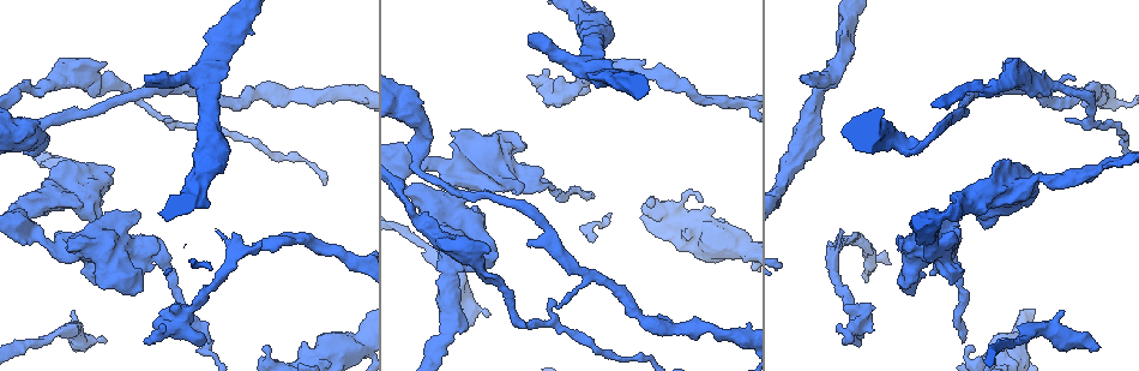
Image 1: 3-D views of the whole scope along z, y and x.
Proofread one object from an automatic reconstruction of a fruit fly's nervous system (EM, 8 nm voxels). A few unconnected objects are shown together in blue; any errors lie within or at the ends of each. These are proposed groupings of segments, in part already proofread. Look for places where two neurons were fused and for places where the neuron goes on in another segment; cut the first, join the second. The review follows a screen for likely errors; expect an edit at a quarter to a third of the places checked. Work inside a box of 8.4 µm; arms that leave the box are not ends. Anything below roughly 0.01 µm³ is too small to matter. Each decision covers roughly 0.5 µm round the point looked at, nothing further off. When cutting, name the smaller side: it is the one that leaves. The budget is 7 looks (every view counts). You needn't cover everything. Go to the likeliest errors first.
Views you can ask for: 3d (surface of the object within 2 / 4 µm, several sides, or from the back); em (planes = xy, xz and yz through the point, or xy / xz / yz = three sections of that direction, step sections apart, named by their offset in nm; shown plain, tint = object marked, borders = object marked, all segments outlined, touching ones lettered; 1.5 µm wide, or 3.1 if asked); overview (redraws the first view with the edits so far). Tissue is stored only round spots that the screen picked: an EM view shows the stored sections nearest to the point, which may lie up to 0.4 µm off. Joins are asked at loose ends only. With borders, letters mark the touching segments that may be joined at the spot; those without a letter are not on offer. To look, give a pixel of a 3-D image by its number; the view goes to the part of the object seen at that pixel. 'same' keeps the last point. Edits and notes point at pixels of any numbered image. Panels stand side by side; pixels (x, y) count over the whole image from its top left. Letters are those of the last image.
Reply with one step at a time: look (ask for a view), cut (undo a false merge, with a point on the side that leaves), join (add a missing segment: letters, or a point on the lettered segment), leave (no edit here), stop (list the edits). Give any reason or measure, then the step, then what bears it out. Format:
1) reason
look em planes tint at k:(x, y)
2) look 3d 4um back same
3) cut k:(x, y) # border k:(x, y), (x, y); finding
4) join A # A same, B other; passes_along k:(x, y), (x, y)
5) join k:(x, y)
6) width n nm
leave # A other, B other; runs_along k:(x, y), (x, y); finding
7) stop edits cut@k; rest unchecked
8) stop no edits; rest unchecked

look em planes borders at 1:(143, 341)

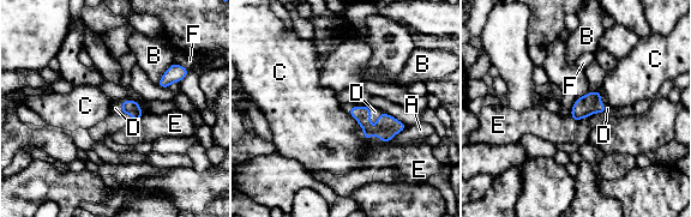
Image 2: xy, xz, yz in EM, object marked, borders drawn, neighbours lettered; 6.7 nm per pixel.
longest_contact D 260 nm
join 2:(374, 112) # A other, B other, C other, D same, E other, F other; the neuron continues

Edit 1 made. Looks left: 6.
stops while still wide
look em planes borders at 1:(82, 273)

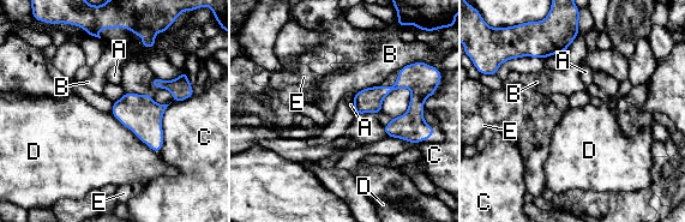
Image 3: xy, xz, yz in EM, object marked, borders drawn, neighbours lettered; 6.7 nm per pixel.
leave # A other, B other, C other, D other, E other; no lettered segment goes on from it

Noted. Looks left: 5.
calibre changes
look em planes borders at 1:(479, 268)

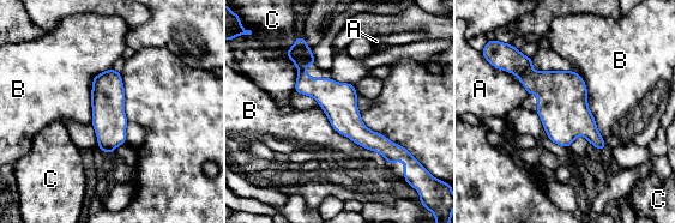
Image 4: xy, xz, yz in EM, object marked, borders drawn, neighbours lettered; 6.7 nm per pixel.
width 240 nm
leave # A other, B other, C other; all the same neuron

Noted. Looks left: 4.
stop edits join@2; rest unchecked

